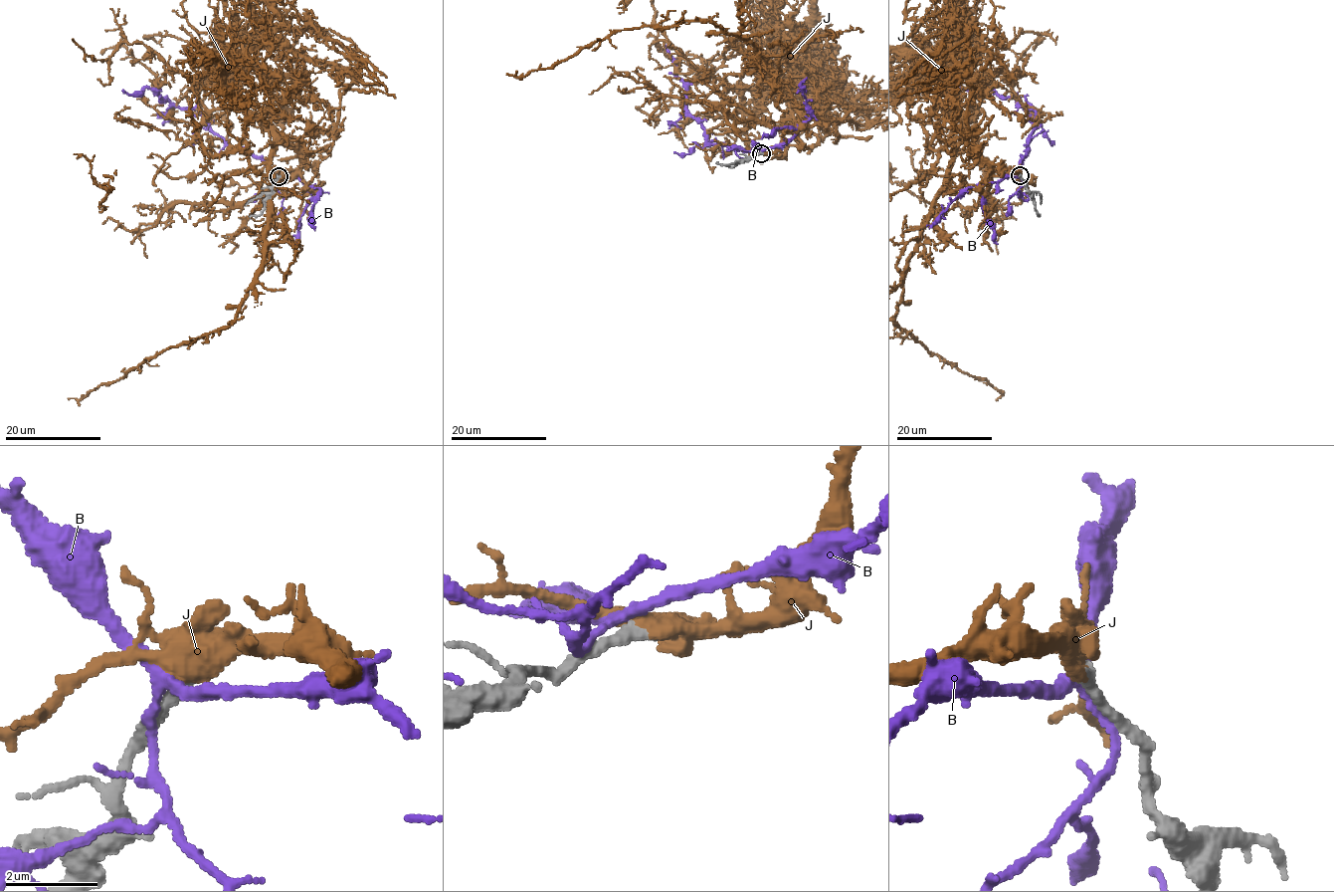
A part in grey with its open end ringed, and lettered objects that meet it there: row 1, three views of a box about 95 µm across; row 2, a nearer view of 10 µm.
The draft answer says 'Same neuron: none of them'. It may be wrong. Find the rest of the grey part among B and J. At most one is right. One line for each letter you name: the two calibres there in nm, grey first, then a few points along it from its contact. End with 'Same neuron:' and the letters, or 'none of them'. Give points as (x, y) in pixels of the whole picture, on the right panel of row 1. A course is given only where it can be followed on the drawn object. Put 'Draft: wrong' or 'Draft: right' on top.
Draft: wrong
J: calibres 320 and 360 nm
Same neuron: J

